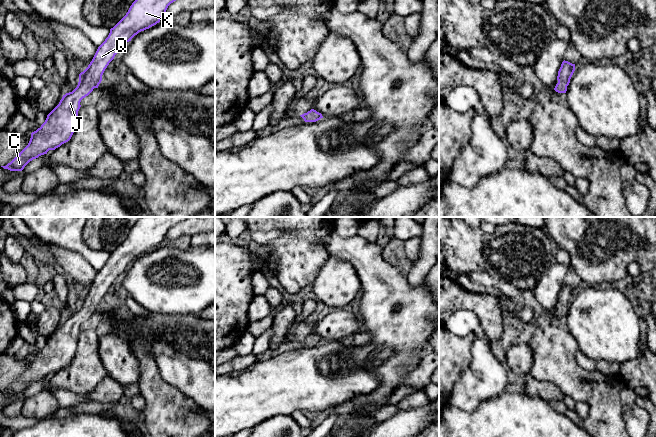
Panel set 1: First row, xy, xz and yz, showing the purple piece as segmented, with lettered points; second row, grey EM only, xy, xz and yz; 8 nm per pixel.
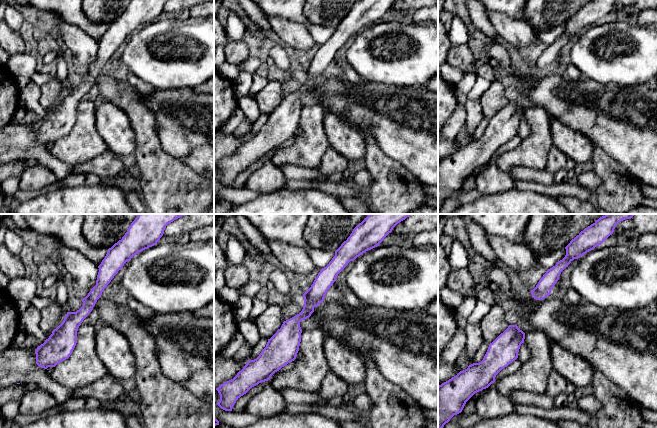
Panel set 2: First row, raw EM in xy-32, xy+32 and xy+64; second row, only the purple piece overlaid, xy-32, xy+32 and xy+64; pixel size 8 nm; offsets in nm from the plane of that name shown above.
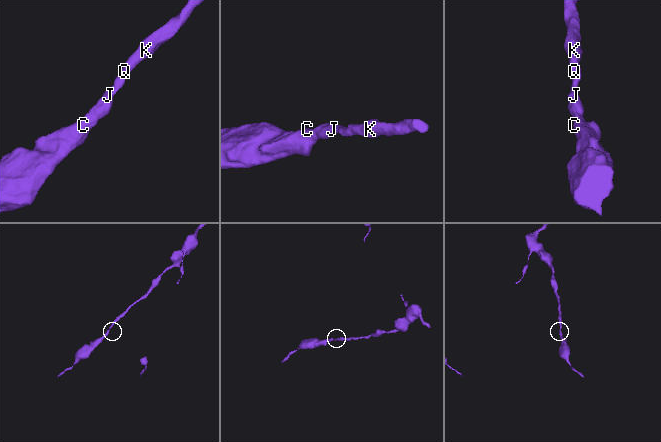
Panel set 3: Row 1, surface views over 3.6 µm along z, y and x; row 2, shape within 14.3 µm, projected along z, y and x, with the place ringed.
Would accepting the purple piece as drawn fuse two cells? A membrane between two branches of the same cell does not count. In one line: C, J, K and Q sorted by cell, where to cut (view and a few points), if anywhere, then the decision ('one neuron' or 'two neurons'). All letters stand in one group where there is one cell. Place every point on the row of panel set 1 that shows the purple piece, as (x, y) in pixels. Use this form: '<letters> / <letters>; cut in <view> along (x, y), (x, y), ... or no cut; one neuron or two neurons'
C J K Q; no cut; one neuron

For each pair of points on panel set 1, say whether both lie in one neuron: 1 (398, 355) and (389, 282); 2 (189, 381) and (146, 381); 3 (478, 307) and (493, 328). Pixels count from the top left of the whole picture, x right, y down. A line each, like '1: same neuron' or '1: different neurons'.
1: same neuron
2: different neurons
3: same neuron

